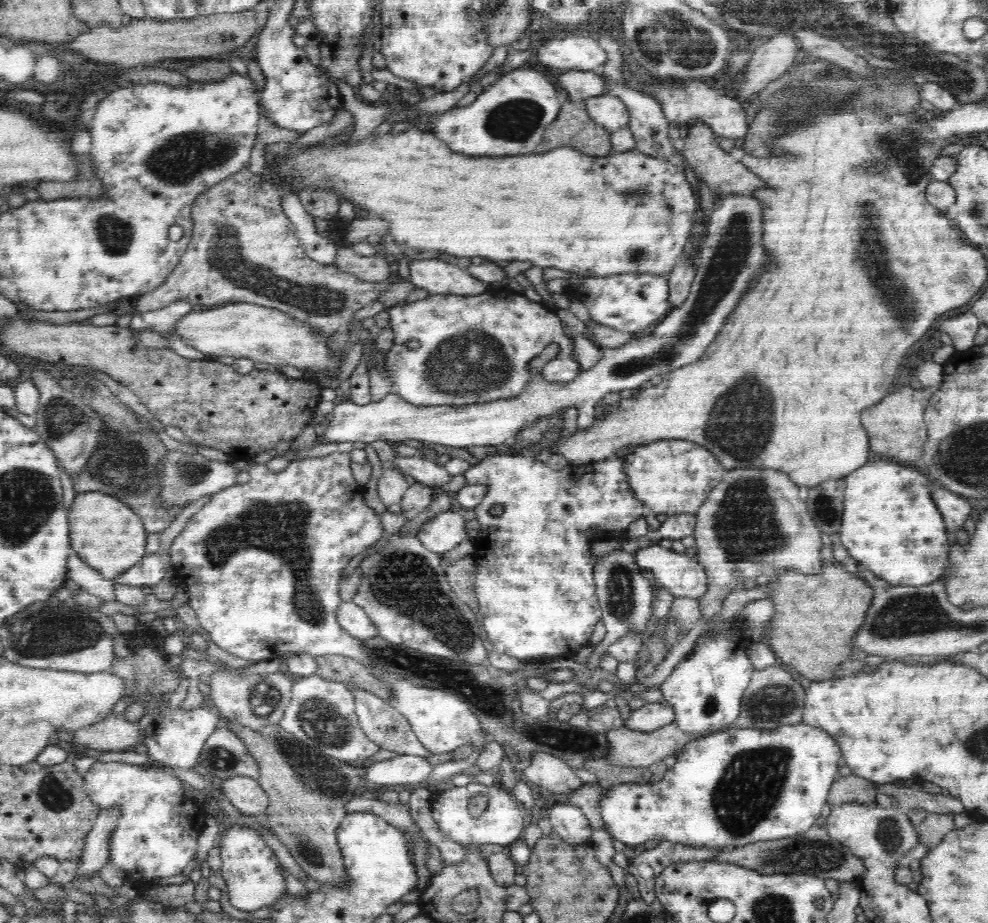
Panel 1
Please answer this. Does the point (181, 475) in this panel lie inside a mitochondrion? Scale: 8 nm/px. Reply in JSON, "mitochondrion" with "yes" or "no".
{"mitochondrion":"yes"}

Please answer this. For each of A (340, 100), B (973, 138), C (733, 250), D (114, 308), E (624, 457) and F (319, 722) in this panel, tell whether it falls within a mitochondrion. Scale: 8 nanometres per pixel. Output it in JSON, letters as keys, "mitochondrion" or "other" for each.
{"A":"other","B":"other","C":"mitochondrion","D":"other","E":"other","F":"mitochondrion"}

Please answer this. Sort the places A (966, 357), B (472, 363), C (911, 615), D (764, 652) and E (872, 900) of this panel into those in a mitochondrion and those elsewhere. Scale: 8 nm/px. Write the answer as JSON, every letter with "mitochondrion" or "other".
{"A":"other","B":"mitochondrion","C":"mitochondrion","D":"other","E":"other"}

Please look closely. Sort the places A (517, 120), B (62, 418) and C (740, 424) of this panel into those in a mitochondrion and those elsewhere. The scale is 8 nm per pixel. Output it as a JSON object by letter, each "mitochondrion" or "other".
{"A":"mitochondrion","B":"mitochondrion","C":"mitochondrion"}

